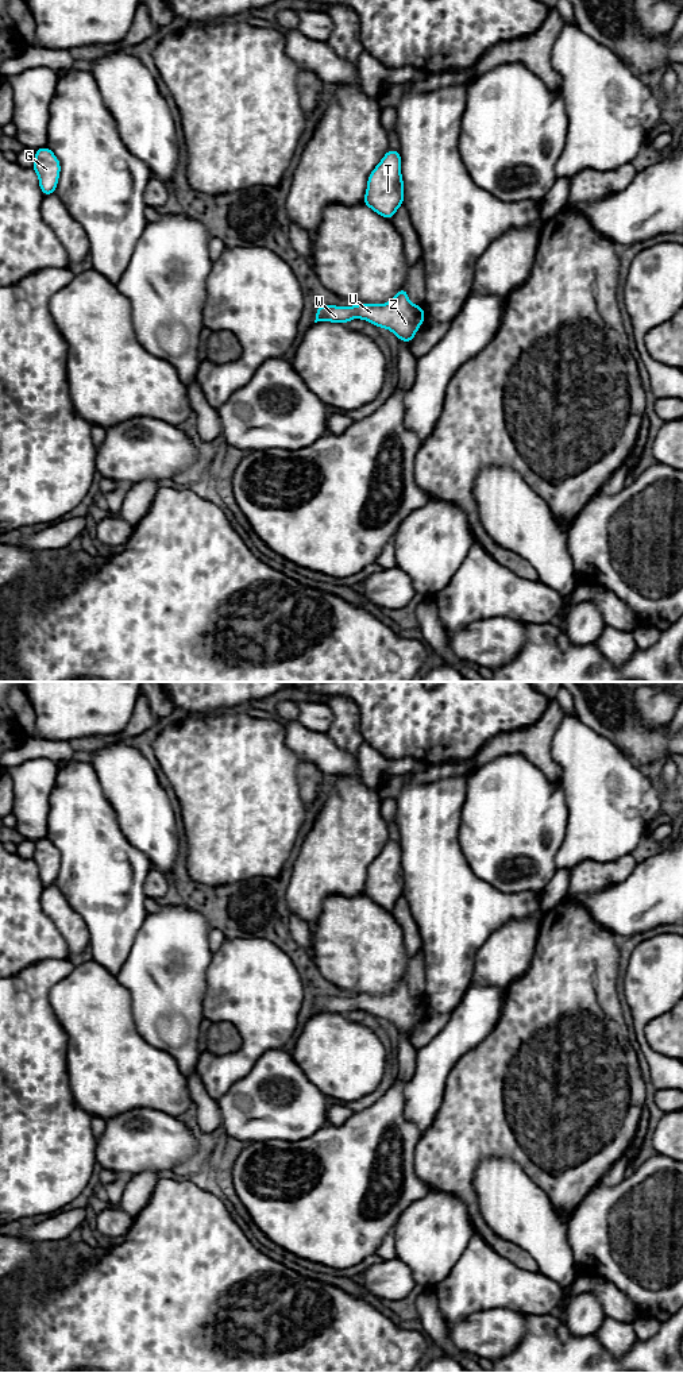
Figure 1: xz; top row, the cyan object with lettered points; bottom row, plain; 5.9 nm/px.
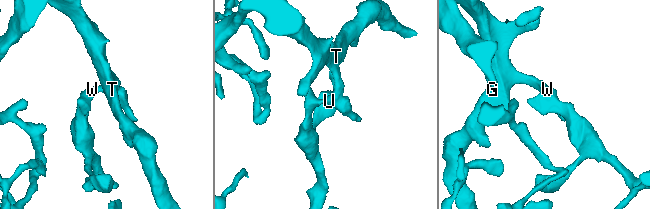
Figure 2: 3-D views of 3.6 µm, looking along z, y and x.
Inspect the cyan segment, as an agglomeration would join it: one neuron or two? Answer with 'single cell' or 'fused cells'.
single cell

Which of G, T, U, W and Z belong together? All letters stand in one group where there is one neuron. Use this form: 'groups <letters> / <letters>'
groups G T U W Z

